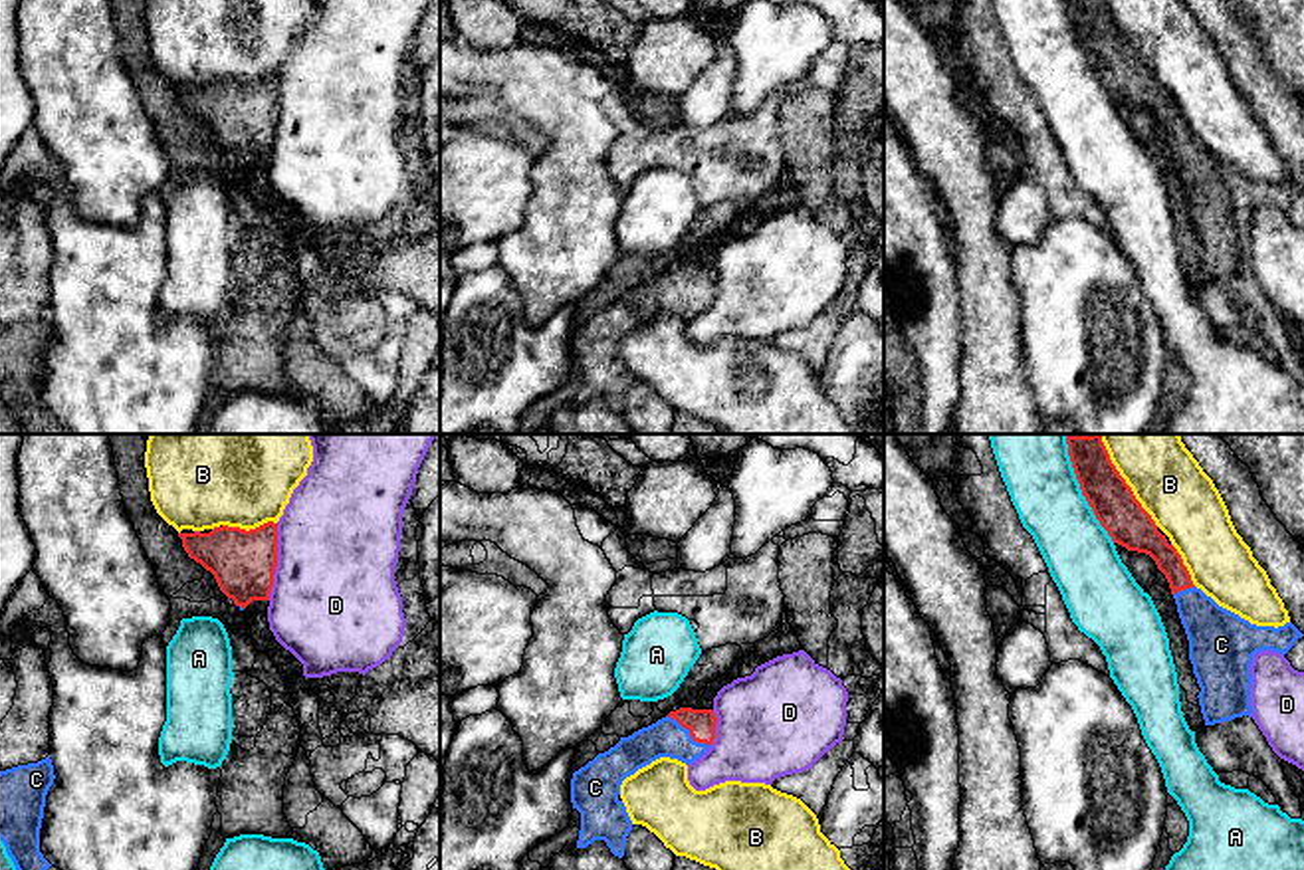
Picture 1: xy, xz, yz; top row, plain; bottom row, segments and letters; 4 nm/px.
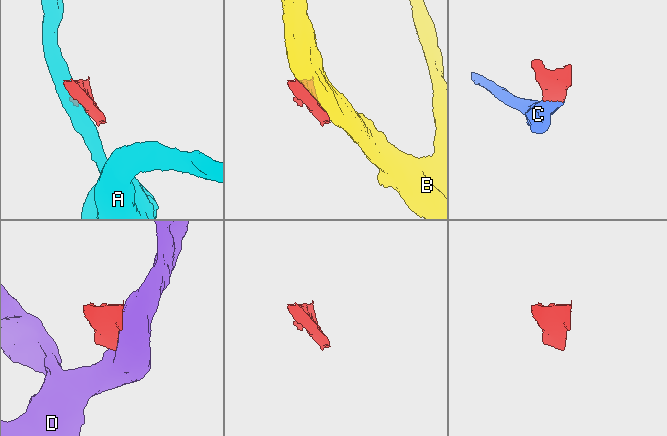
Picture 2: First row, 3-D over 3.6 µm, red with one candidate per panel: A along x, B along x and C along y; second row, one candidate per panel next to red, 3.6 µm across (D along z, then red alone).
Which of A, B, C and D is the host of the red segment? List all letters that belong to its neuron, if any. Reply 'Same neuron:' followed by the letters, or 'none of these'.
Same neuron: C

